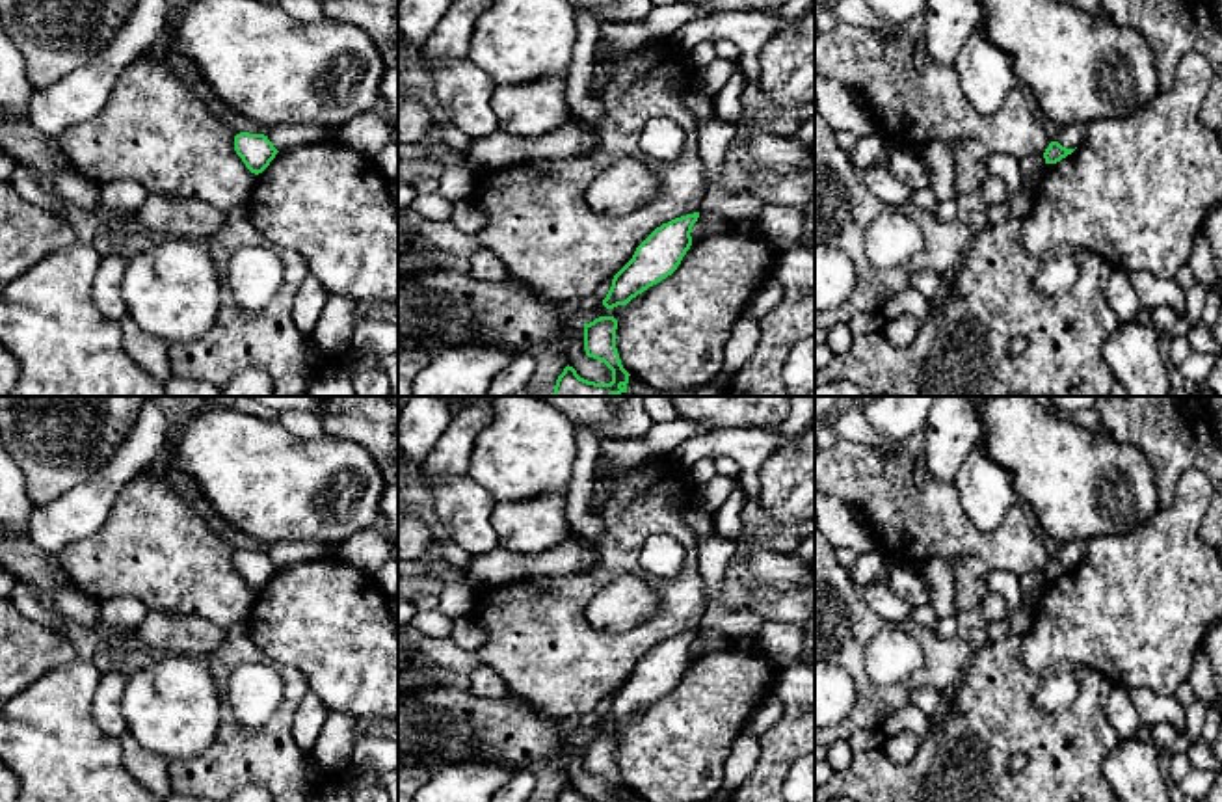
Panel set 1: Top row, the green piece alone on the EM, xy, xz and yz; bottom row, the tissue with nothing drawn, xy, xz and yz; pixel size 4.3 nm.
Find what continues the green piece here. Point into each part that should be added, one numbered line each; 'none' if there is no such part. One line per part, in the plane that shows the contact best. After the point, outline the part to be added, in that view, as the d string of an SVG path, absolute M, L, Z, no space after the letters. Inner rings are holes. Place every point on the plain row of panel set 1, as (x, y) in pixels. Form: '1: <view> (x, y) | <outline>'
none

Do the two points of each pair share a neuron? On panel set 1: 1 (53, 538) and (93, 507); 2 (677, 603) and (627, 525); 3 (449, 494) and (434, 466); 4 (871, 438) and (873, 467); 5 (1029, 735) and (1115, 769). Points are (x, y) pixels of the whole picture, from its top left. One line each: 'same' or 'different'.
1: same
2: same
3: different
4: different
5: different

